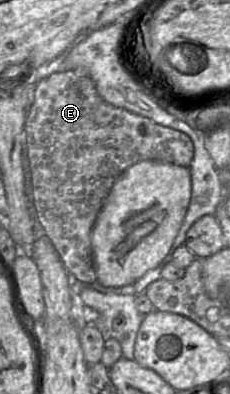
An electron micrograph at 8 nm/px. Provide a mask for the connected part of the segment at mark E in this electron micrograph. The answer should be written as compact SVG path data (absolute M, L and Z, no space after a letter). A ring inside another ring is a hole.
M86 70L52 72L39 81L24 130L31 170L33 203L39 222L68 273L83 283L97 281L91 230L119 175L133 164L145 160L189 167L194 155L192 140L185 133L161 126L149 118L107 103L99 95Z

